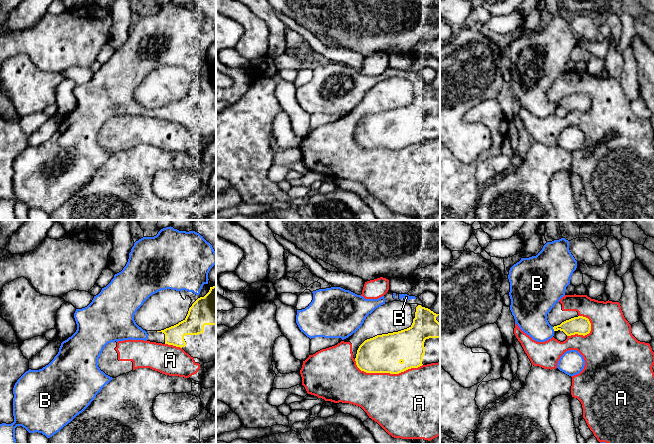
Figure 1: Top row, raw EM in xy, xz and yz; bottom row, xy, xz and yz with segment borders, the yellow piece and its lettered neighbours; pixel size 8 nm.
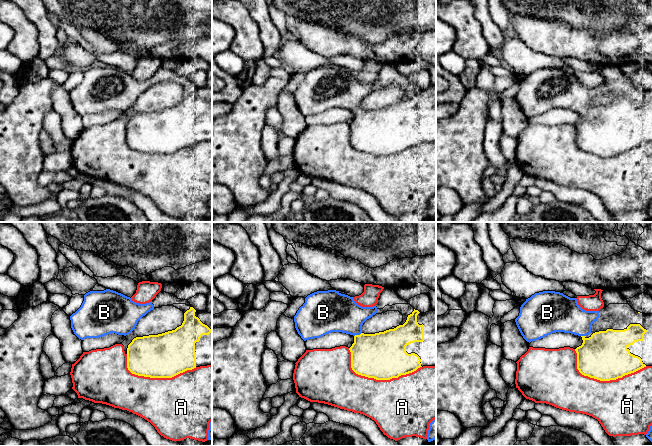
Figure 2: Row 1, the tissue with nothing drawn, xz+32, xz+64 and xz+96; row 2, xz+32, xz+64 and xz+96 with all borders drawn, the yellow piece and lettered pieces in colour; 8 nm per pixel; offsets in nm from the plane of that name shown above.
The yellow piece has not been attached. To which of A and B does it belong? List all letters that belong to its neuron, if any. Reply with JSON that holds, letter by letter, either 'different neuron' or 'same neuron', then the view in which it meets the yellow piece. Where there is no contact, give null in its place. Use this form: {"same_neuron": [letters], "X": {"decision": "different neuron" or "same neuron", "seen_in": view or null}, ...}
{"same_neuron": ["B"], "A": {"decision": "different neuron", "seen_in": "xz"}, "B": {"decision": "same neuron", "seen_in": "yz"}}

